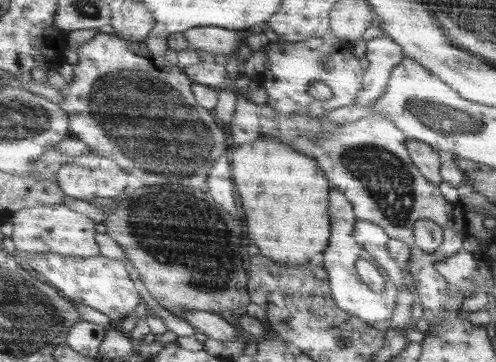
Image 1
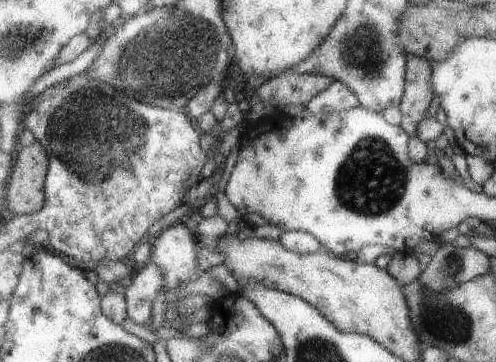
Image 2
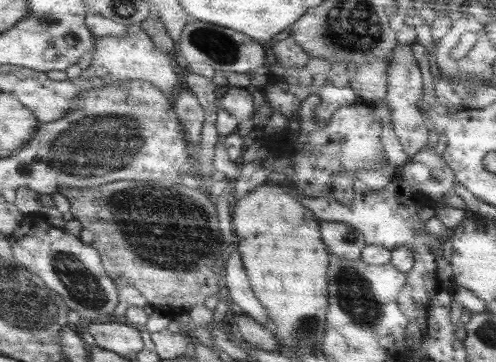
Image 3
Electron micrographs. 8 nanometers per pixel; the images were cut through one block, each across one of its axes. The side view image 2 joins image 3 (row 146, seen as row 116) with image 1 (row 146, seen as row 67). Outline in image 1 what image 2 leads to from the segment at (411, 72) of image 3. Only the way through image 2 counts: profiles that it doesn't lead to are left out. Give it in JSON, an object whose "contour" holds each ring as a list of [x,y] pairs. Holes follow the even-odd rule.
{"contour":[[[407,140],[409,144],[409,152],[413,162],[417,164],[417,168],[421,170],[421,174],[433,182],[433,186],[441,186],[443,178],[441,178],[441,160],[445,158],[445,154],[437,152],[433,146],[423,144],[419,140]]]}

